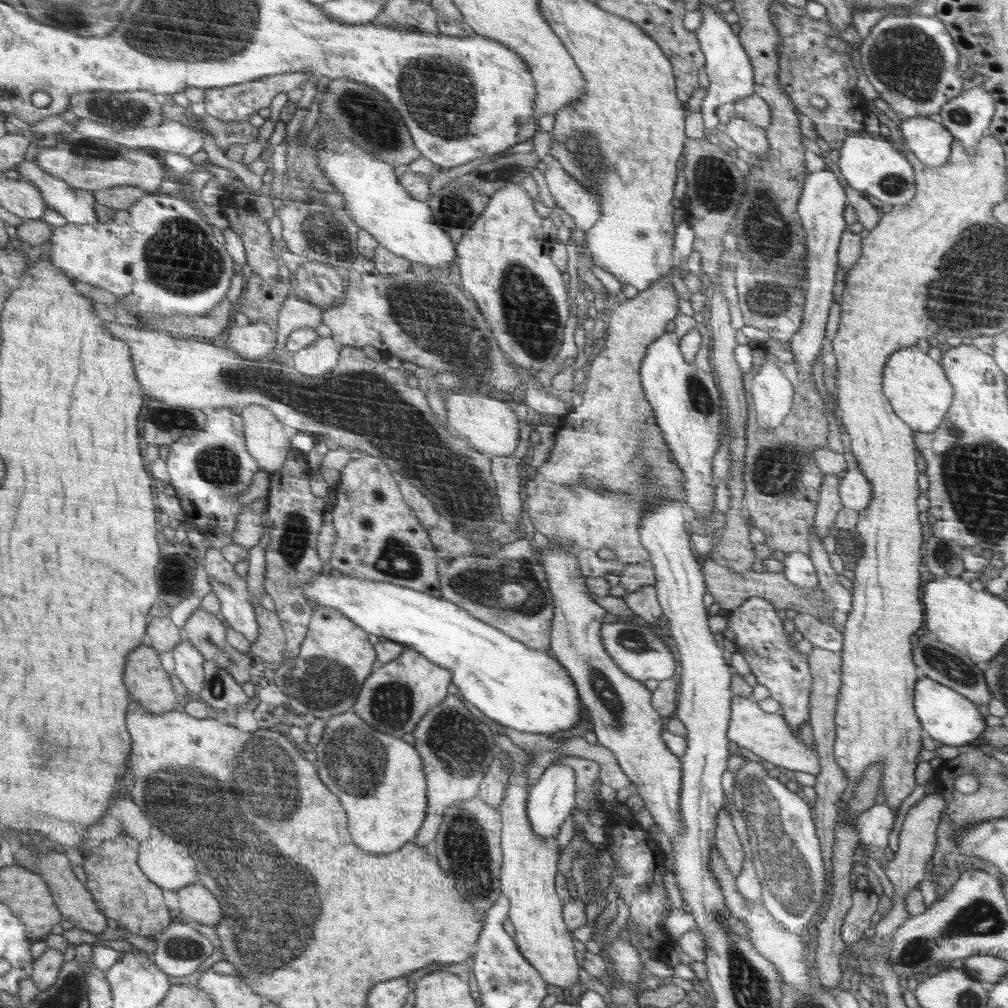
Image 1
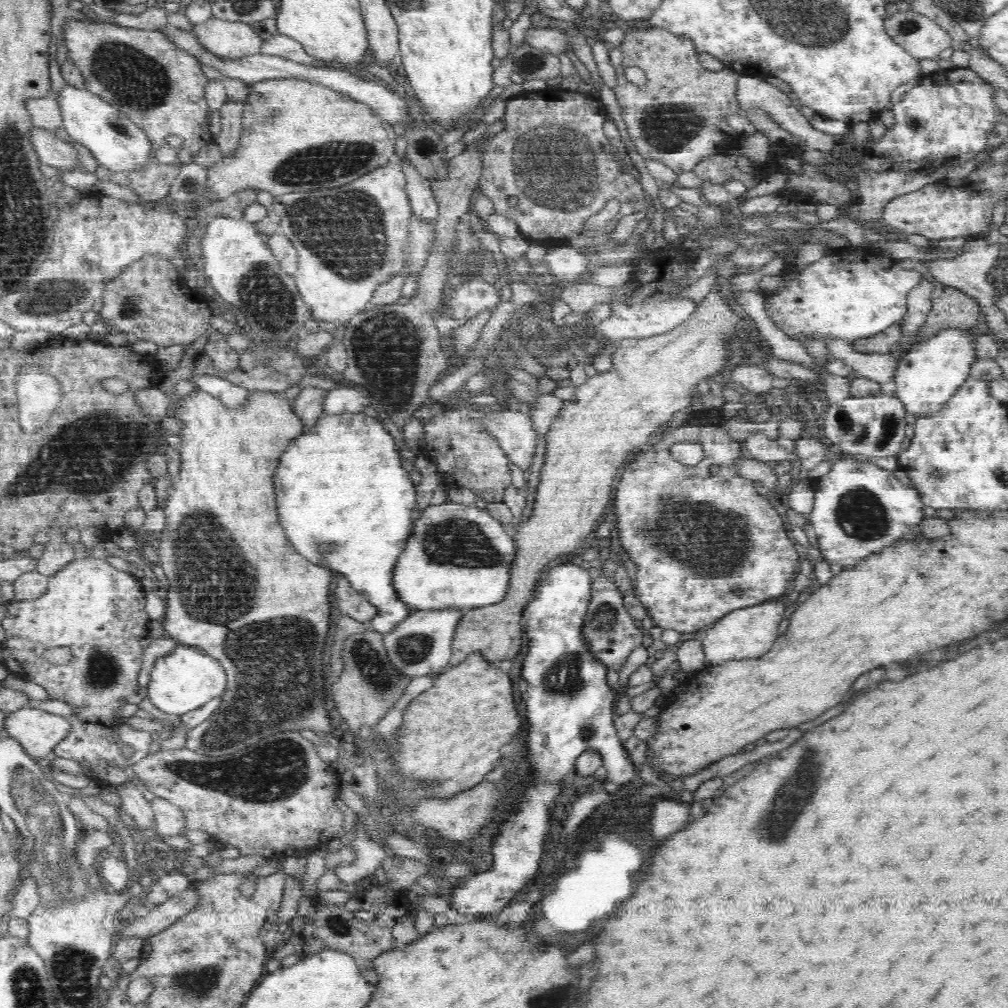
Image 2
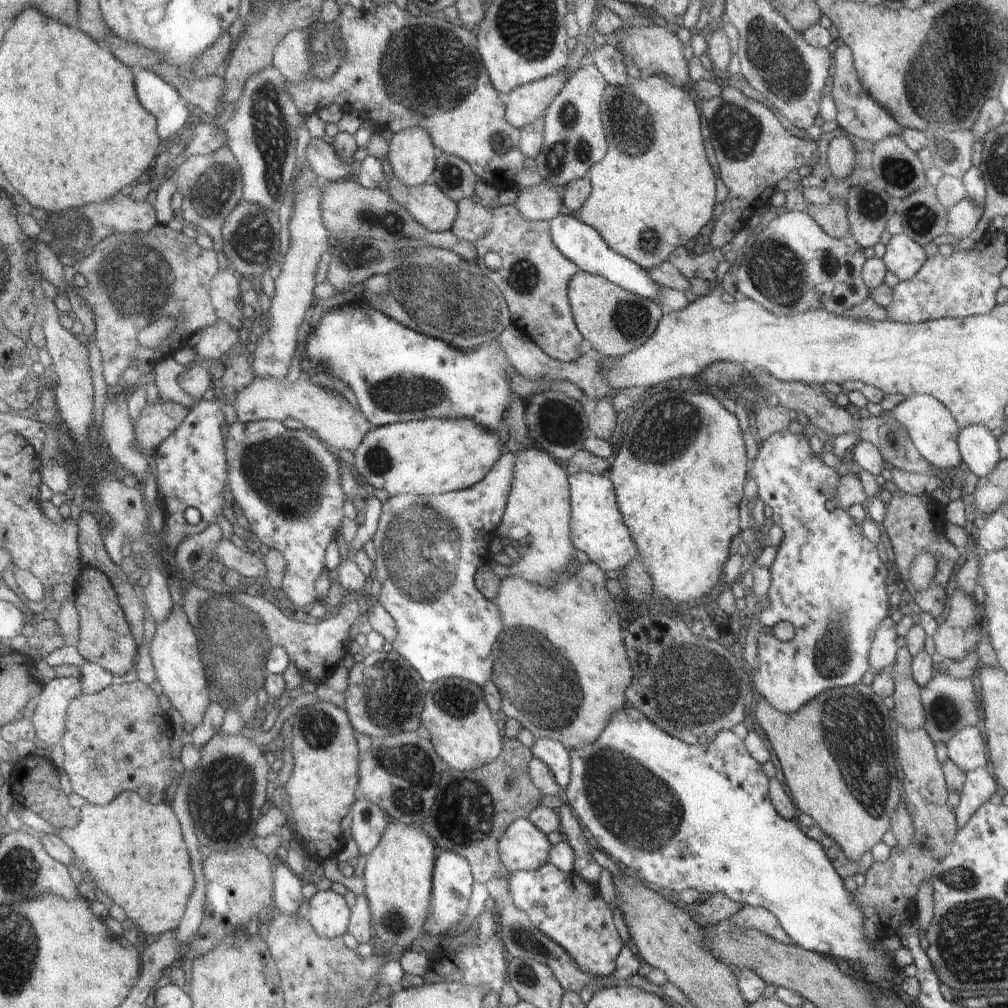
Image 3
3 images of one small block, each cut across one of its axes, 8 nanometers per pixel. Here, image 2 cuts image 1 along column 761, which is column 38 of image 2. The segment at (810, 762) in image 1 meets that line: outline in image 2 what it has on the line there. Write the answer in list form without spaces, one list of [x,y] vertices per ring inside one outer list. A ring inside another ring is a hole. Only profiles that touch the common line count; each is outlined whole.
[[[20,708],[12,711],[4,720],[4,730],[10,737],[18,739],[26,753],[34,758],[46,757],[47,754],[59,743],[69,736],[73,728],[72,723],[64,716],[48,714],[44,710],[34,710],[34,708]]]

